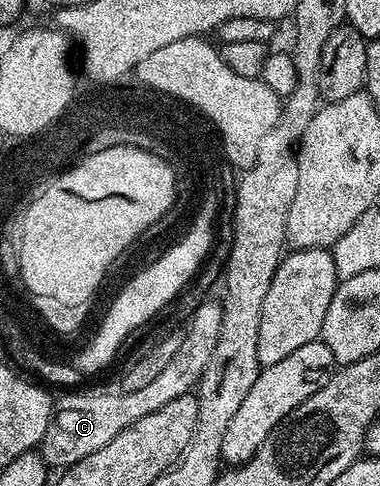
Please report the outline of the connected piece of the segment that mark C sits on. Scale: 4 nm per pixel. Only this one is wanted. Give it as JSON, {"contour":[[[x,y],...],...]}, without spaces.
{"contour":[[[201,302],[197,309],[188,315],[187,322],[189,327],[181,334],[181,343],[175,356],[171,356],[171,361],[163,367],[163,372],[159,372],[159,376],[155,376],[155,380],[150,380],[145,387],[126,394],[93,390],[90,394],[65,394],[61,399],[56,399],[53,418],[39,447],[46,466],[73,466],[83,460],[83,456],[99,452],[103,444],[115,440],[115,436],[119,436],[123,428],[135,424],[135,420],[143,420],[143,416],[159,412],[163,404],[171,404],[171,400],[190,393],[196,387],[197,381],[203,376],[203,368],[207,368],[207,360],[211,360],[211,352],[215,352],[215,340],[219,340],[219,328],[223,324],[221,302]]]}

